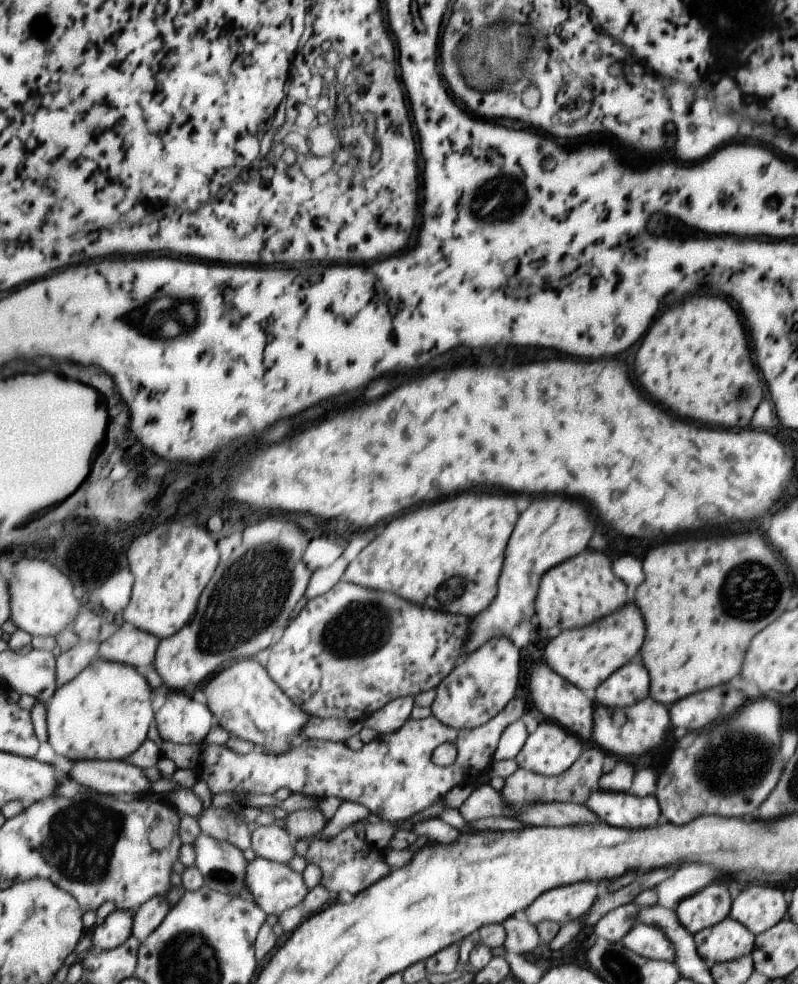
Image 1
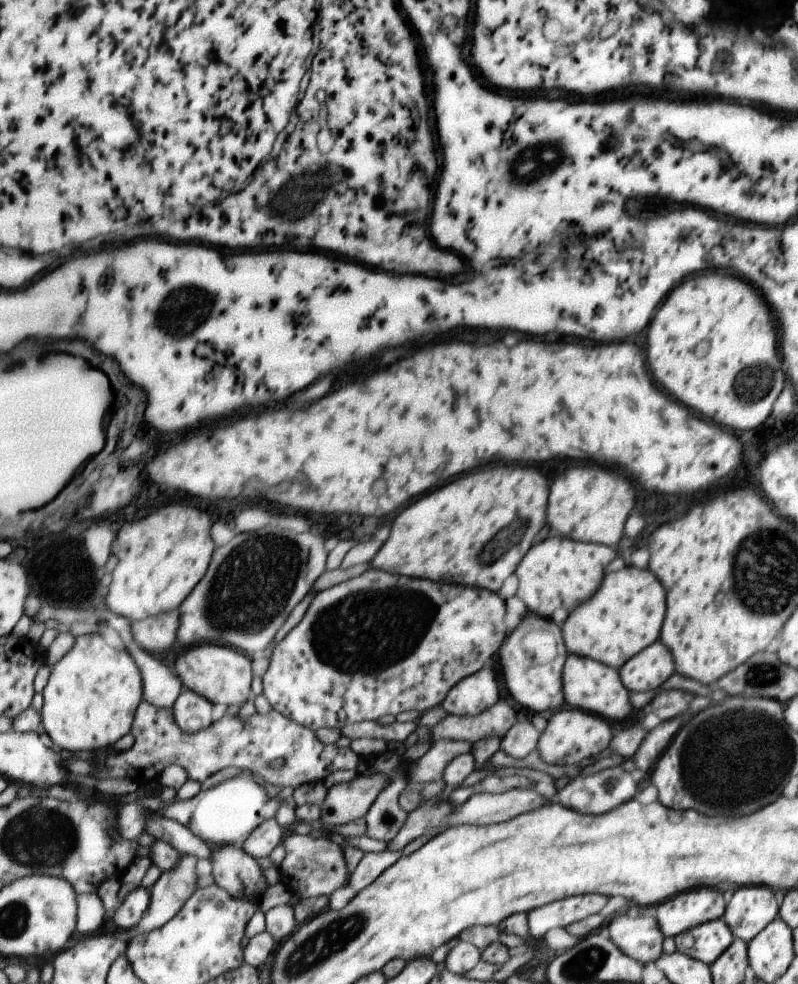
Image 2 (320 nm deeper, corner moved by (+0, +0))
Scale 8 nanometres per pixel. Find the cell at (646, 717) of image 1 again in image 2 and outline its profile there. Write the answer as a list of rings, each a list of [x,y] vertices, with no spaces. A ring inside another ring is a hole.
[[[567,654],[567,682],[562,682],[562,697],[568,706],[574,709],[590,712],[595,716],[607,718],[608,721],[623,720],[631,710],[628,691],[622,685],[618,670],[605,666],[596,660]]]

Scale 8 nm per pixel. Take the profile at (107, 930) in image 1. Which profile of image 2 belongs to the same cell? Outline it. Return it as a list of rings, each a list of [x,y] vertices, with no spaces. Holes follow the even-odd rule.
[[[143,886],[133,890],[112,917],[112,922],[121,931],[136,928],[143,920],[149,906],[151,905],[151,893],[147,892]]]

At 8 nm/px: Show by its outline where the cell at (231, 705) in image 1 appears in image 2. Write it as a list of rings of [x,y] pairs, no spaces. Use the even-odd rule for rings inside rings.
[[[203,644],[195,648],[183,648],[183,652],[174,659],[173,666],[189,690],[198,692],[214,704],[239,706],[249,696],[253,684],[251,661],[249,656],[245,656],[244,652],[239,652],[235,647]]]

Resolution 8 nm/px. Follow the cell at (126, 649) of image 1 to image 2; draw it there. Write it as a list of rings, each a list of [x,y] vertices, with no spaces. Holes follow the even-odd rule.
[[[179,610],[150,616],[132,623],[133,636],[147,652],[163,652],[175,644],[181,621]]]

